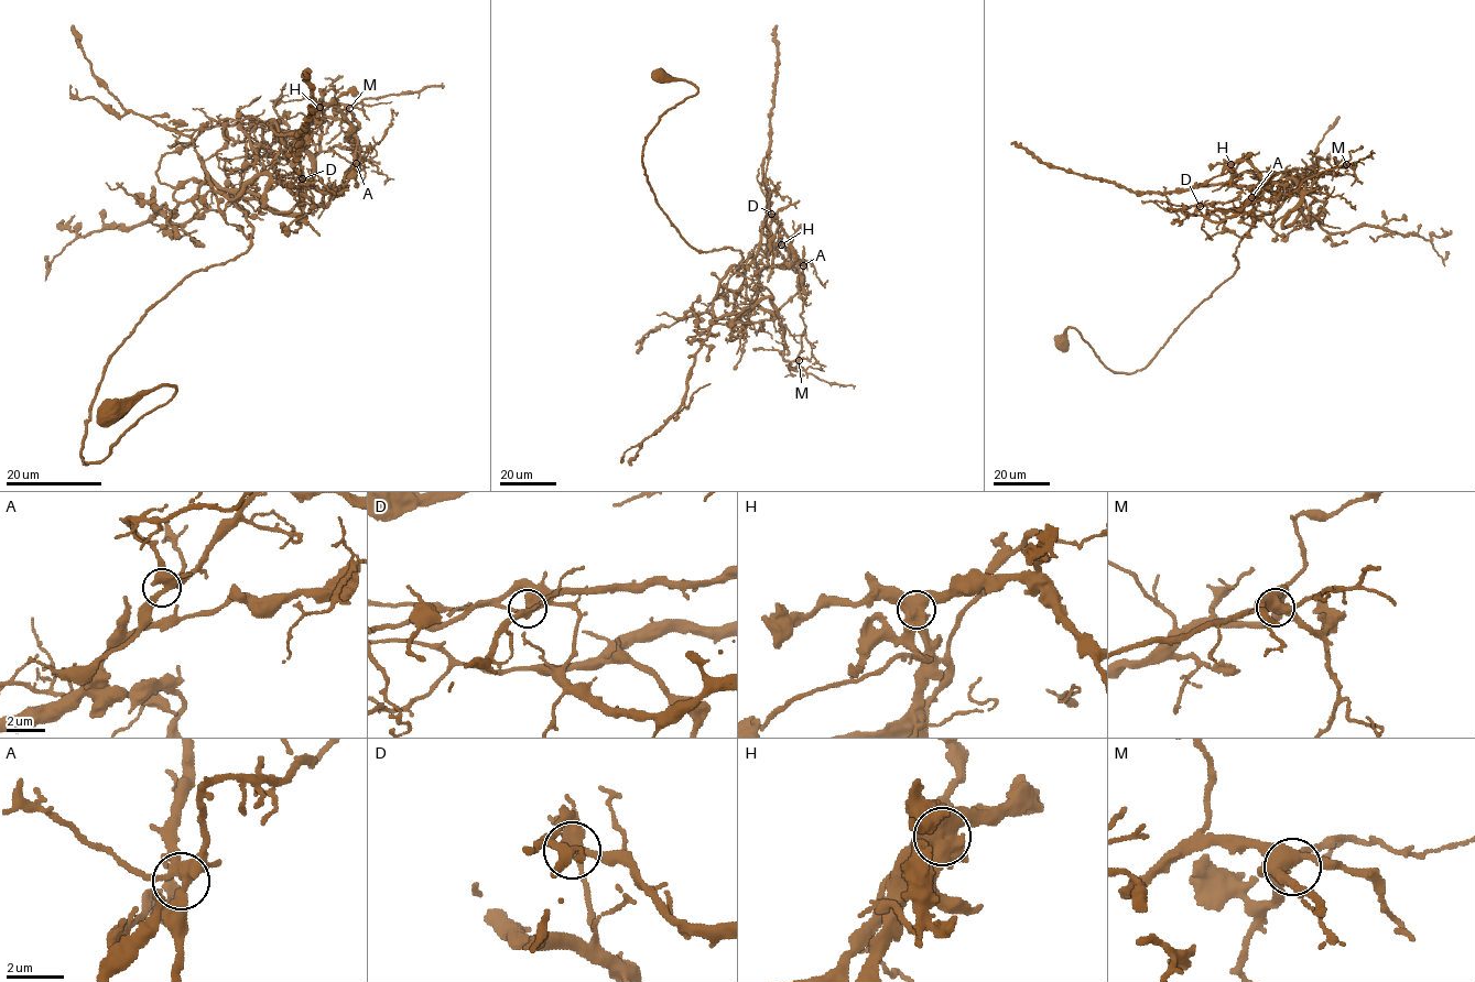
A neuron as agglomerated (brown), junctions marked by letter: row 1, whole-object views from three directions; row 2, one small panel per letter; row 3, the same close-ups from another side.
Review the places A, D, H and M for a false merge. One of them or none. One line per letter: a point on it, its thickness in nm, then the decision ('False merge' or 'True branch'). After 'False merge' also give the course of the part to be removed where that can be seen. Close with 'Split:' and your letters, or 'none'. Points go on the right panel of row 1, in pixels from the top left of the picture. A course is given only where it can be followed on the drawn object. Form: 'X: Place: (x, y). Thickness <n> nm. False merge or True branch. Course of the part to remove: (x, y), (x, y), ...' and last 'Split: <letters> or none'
A: Place: (1251, 197). Thickness 380 nm. True branch
D: Place: (1200, 206). Thickness 420 nm. True branch
H: Place: (1231, 164). Thickness 650 nm. False merge. Course of the part to remove: (1231, 164), (1232, 175), (1225, 182), (1164, 193), (1137, 193), (1114, 182), (1050, 167), (1010, 143)
M: Place: (1346, 164). Thickness 460 nm. True branch
Split: H

